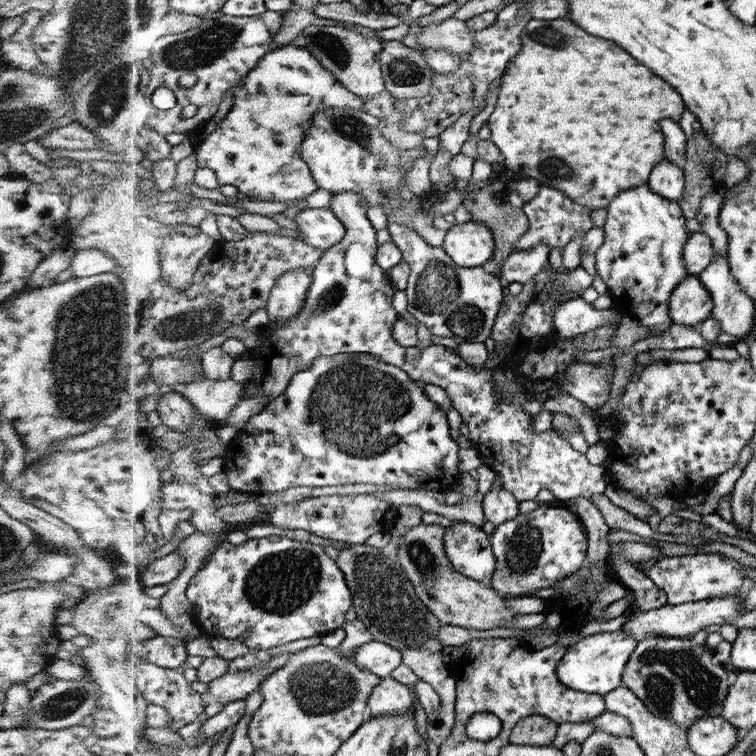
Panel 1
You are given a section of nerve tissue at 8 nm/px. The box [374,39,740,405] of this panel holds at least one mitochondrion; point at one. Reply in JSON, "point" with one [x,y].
{"point":[437,285]}

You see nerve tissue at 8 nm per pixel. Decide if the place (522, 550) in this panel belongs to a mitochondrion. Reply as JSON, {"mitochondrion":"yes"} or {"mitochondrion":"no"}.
{"mitochondrion":"yes"}

